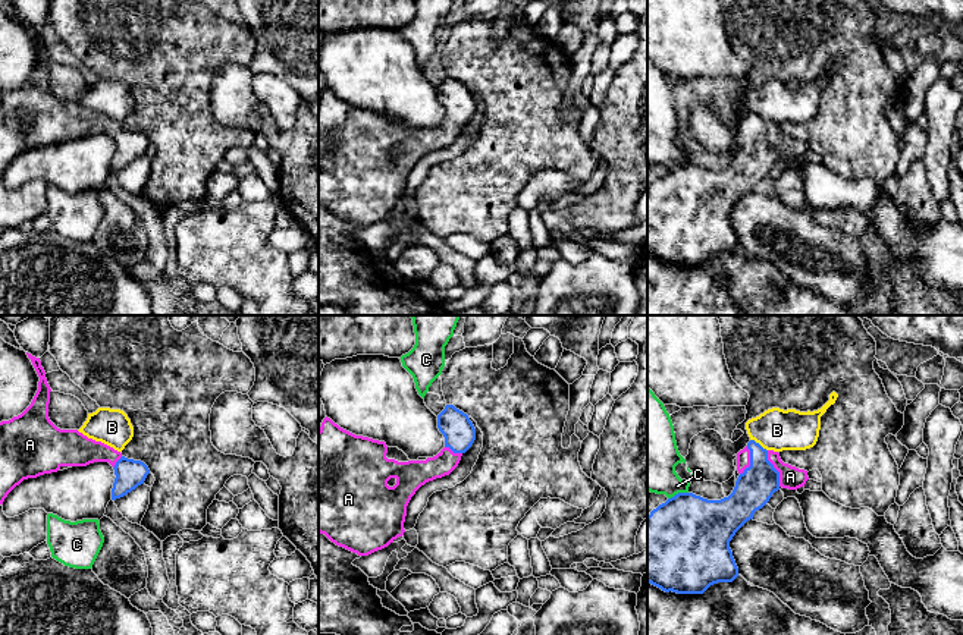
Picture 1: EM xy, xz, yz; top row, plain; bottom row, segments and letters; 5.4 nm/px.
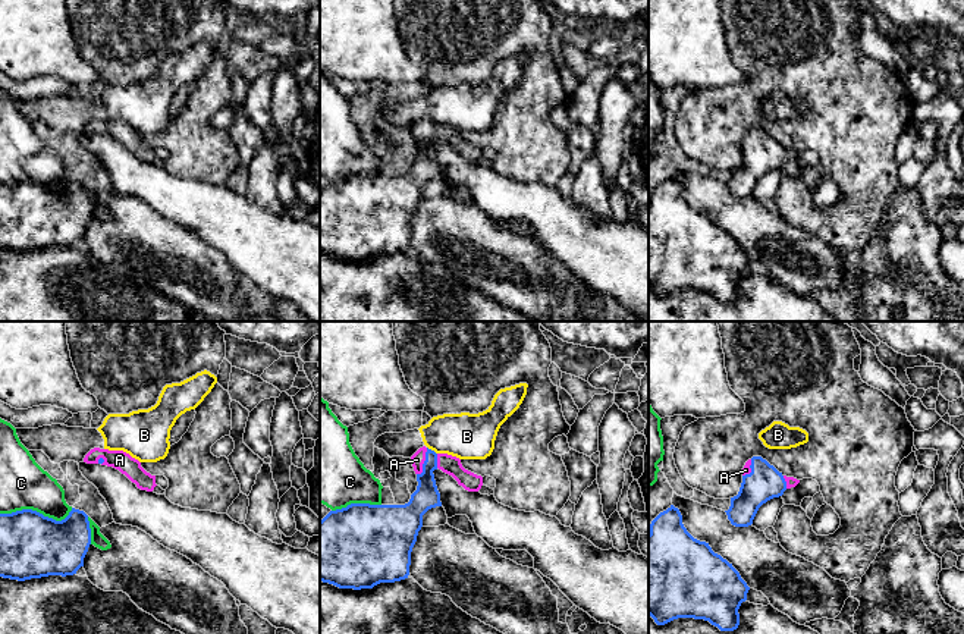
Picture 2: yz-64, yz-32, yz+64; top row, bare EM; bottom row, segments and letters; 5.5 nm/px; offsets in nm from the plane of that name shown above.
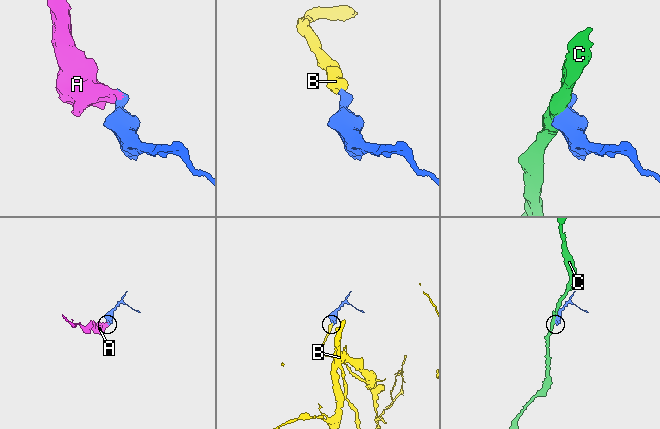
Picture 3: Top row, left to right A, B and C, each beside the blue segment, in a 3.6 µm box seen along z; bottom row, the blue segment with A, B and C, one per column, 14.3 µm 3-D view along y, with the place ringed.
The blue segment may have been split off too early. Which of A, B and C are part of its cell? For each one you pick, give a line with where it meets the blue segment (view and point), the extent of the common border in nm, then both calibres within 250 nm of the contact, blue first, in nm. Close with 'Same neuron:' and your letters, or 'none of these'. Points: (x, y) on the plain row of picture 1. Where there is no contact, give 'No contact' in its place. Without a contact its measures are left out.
A: Touches blue at yz (774, 140). Shared border 220 nm. Thickness 200 nm (blue) against 130 nm
Same neuron: A

